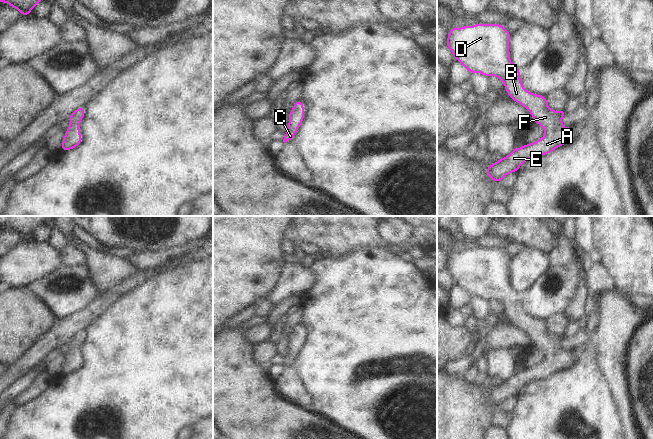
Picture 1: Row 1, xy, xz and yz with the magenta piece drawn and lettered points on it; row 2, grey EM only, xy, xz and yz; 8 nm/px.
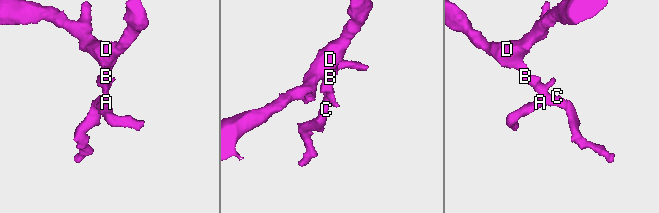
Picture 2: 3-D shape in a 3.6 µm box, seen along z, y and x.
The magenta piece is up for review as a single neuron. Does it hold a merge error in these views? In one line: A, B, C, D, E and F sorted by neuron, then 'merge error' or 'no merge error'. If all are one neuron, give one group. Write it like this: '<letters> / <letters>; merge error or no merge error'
A B C D E F; no merge error

